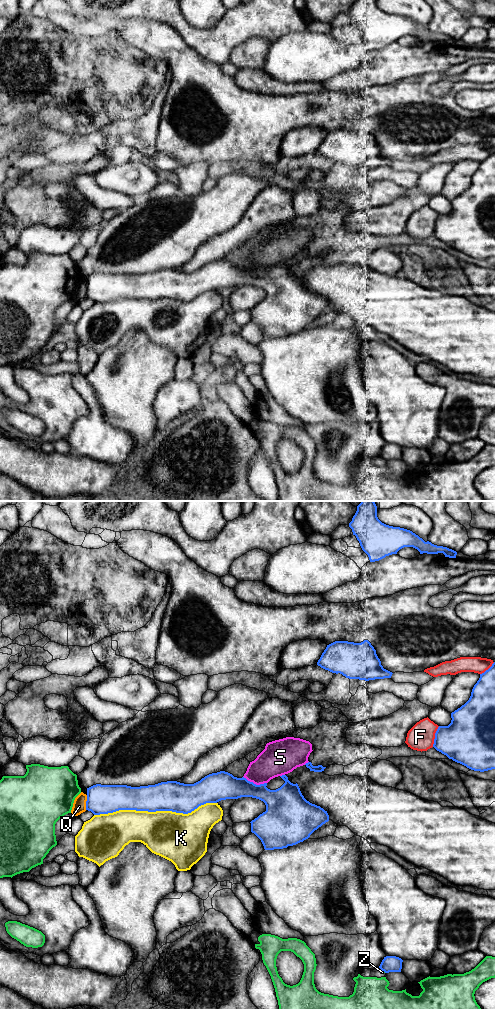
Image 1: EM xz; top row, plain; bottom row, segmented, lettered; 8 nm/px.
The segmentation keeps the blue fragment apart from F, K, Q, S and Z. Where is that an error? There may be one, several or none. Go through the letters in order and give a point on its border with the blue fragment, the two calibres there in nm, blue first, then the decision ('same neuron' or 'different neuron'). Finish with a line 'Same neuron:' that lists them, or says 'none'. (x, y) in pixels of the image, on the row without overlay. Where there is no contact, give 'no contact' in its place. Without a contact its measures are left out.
F: meets blue in xz at (435, 224); 380 nm thick on the blue side, 220 nm on the other; different neuron
K: meets blue in xz at (155, 299); 240 nm thick on the blue side, 380 nm on the other; different neuron
Q: meets blue in xz at (86, 290); 240 nm thick on the blue side, 110 nm on the other; different neuron
S: meets blue in xz at (255, 272); 220 nm thick on the blue side, 260 nm on the other; different neuron
Z: meets blue in xz at (384, 459); 130 nm thick on the blue side, 30 nm on the other; different neuron
Same neuron: none

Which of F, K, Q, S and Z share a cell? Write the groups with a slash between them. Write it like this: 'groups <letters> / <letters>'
groups F / K / Q / S / Z

